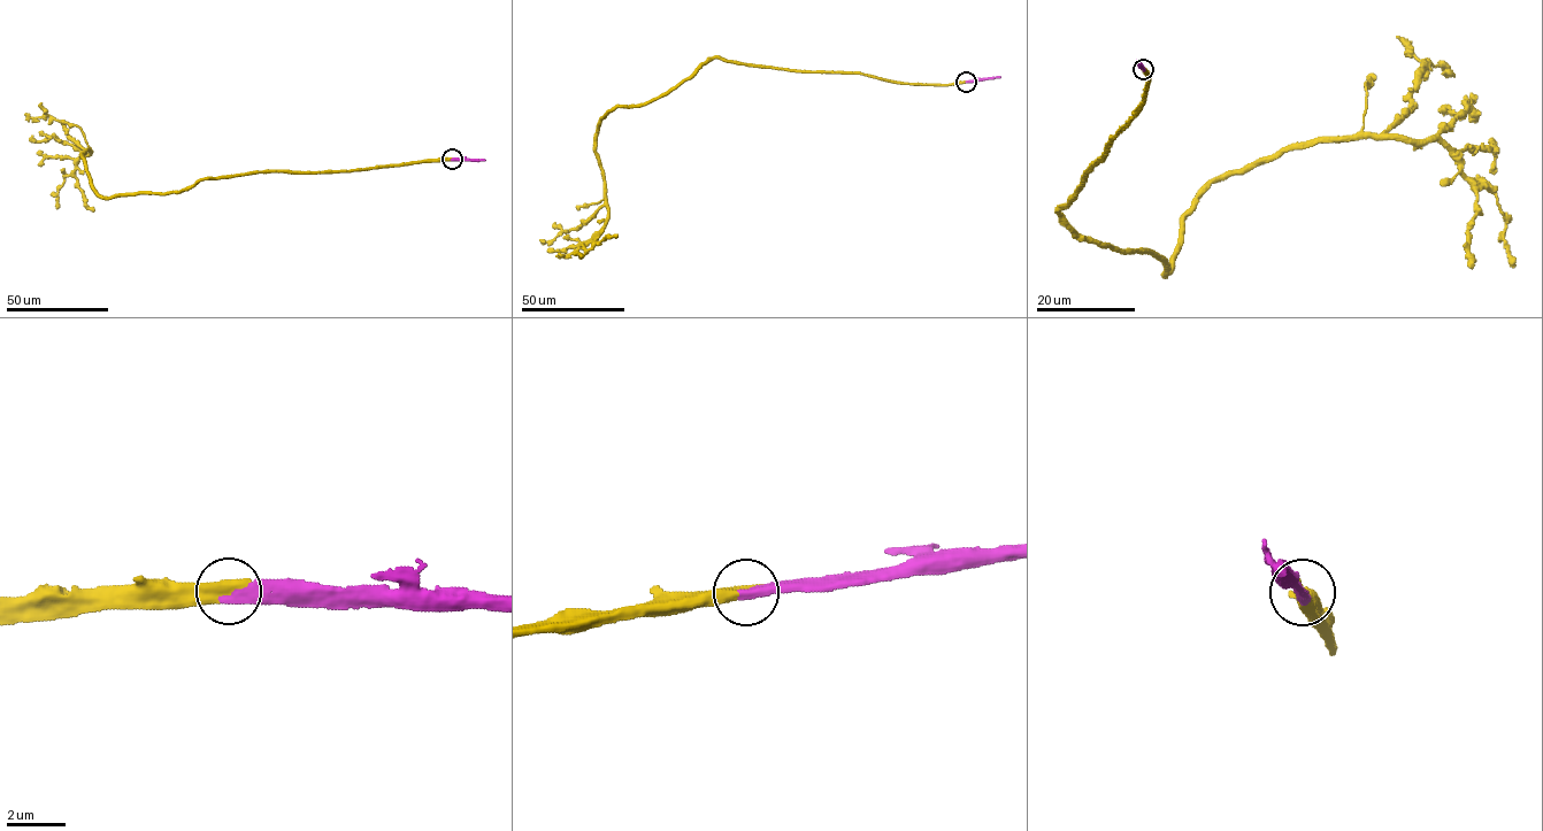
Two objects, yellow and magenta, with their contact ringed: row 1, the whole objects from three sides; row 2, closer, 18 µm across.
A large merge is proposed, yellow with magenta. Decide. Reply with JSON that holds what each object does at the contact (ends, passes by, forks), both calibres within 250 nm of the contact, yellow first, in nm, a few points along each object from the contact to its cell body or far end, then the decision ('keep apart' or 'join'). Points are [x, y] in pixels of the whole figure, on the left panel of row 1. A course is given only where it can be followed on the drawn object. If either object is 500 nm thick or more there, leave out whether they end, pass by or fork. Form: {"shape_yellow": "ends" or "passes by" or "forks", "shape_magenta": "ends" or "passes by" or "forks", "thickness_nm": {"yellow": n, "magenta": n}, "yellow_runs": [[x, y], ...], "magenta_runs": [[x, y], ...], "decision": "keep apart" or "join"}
{"shape_yellow": "ends", "shape_magenta": "ends", "thickness_nm": {"yellow": 480, "magenta": 440}, "yellow_runs": [[452, 159], [242, 174], [179, 191], [102, 198], [82, 156], [89, 149], [58, 190], [56, 208]], "magenta_runs": [[452, 159], [485, 160]], "decision": "join"}

